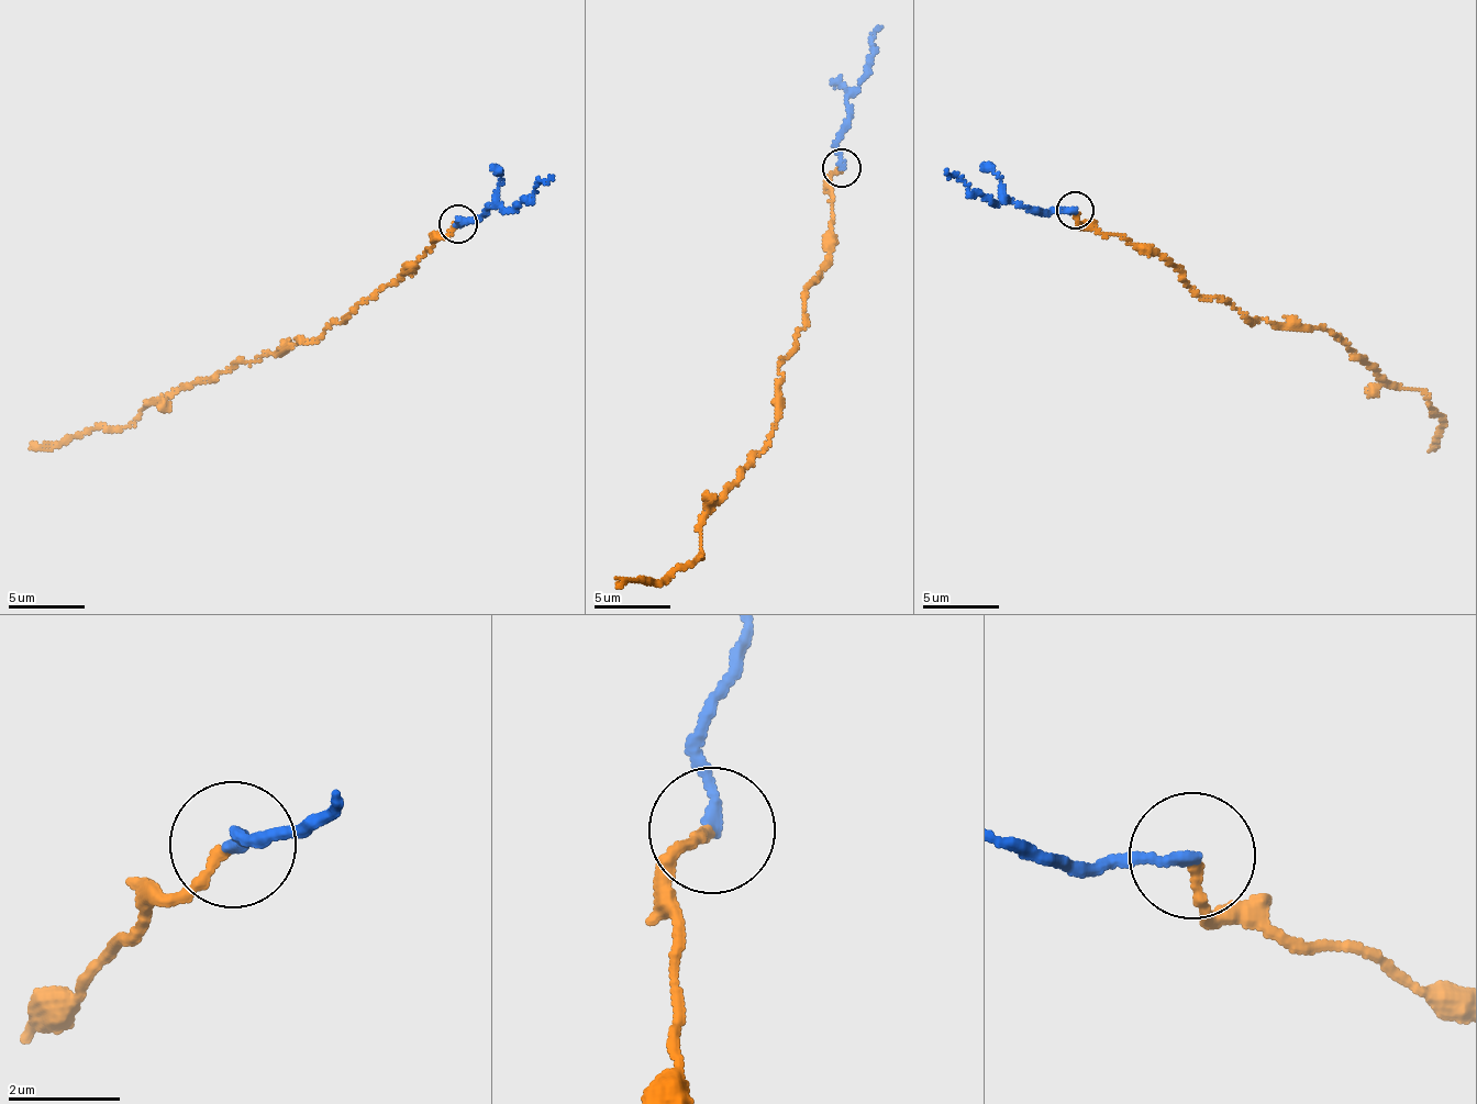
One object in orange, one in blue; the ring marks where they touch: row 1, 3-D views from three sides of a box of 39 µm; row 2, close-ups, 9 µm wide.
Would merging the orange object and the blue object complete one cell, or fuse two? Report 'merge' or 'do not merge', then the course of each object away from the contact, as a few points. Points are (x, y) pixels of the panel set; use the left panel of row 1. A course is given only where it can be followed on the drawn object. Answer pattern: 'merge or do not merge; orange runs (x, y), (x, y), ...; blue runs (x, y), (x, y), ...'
merge; orange runs (456, 226), (341, 322), (280, 352), (155, 399), (121, 426), (91, 428), (81, 436), (30, 448); blue runs (456, 223), (481, 215), (488, 208), (517, 207), (553, 176)

